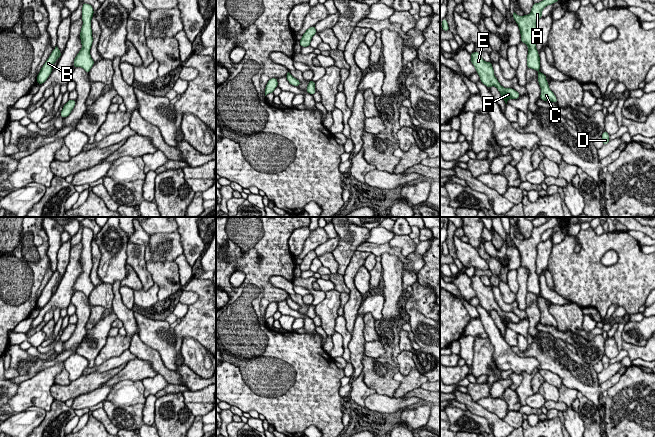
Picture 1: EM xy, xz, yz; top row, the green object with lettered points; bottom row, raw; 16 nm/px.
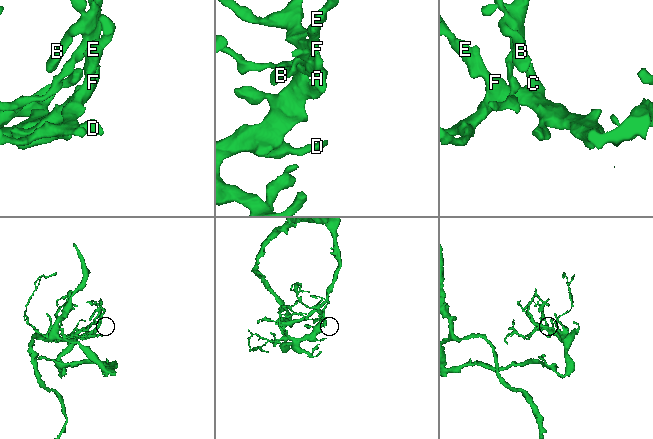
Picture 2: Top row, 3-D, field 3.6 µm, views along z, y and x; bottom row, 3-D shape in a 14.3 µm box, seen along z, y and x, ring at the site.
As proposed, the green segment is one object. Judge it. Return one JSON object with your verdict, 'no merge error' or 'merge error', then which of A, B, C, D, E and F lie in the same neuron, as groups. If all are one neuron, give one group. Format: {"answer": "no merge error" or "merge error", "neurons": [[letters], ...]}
{"answer": "no merge error", "neurons": [["A", "B", "C", "D", "E", "F"]]}

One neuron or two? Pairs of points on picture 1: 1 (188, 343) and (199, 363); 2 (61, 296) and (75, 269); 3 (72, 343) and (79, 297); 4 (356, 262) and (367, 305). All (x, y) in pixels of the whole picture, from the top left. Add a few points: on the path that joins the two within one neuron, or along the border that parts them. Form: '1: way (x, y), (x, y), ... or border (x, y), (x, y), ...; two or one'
1: way (190, 348), (197, 358); one
2: way (65, 289), (70, 276); one
3: way (80, 332), (81, 308); one
4: border (363, 301), (357, 313); two

